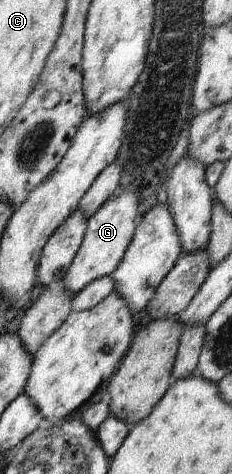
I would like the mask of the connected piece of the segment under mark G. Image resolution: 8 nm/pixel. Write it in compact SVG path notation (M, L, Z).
M130 185L119 196L104 202L103 206L100 206L99 210L96 210L96 213L89 218L83 242L69 265L65 278L61 281L64 288L70 292L71 298L81 292L90 282L110 276L119 266L127 247L134 238L134 230L138 226L138 221L141 219L139 204L140 196Z

